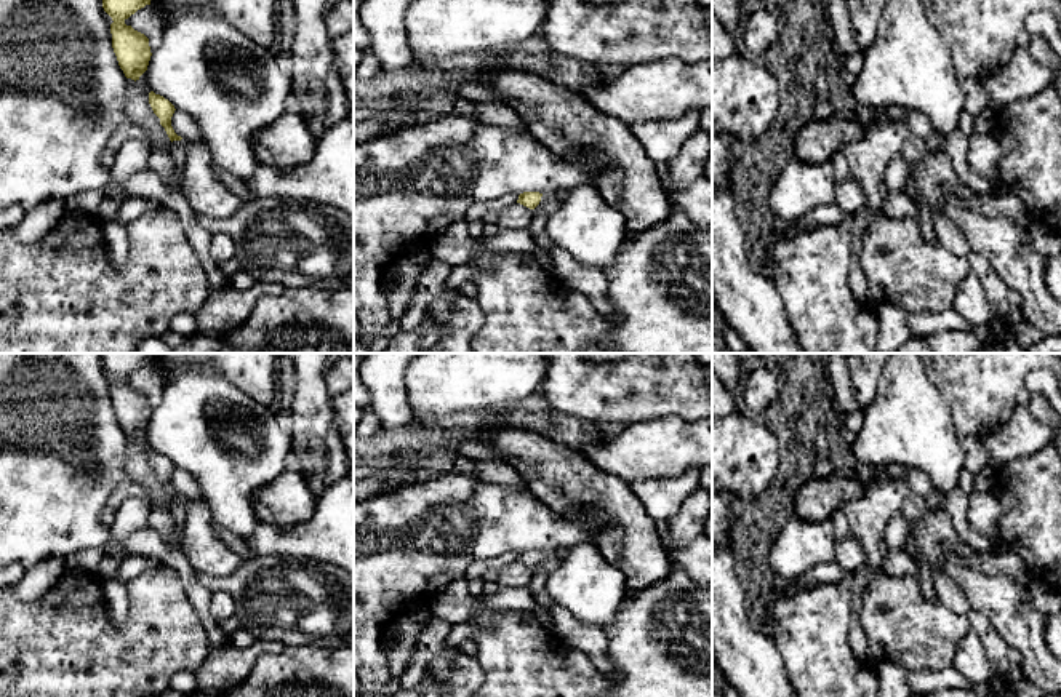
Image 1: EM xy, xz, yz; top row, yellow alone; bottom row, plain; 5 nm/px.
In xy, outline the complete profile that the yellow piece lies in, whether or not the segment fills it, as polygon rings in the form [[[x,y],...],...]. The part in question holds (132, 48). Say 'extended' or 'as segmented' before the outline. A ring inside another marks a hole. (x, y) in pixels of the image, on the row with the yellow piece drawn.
as segmented; [[[102,0],[104,11],[112,18],[112,48],[126,78],[139,80],[150,61],[149,38],[126,26],[125,21],[150,0]]]

